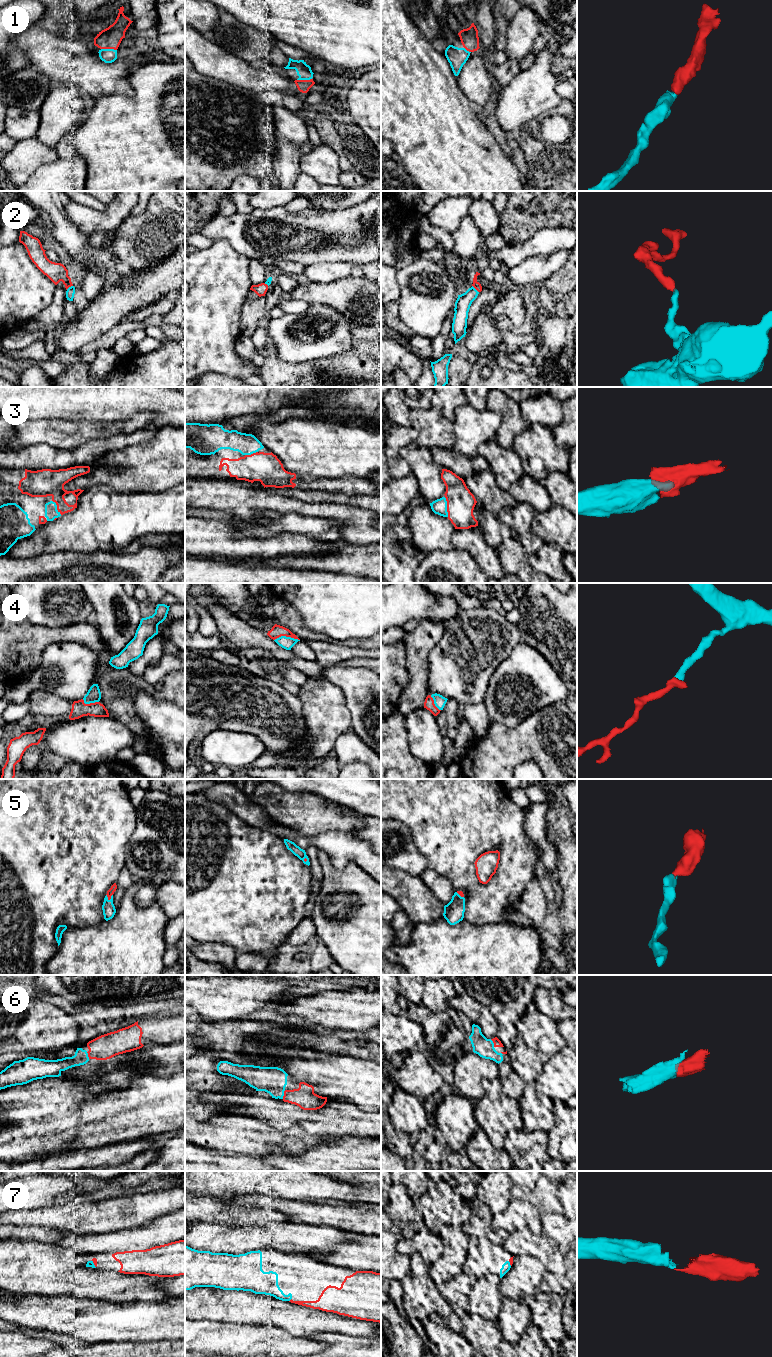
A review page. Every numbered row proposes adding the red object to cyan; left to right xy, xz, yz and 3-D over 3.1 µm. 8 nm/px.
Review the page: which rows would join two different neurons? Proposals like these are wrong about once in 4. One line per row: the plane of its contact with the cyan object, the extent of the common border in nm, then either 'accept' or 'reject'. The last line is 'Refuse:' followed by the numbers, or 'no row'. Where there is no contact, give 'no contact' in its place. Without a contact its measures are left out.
1: xy | 130 nm | accept
2: yz | 80 nm | accept
3: yz | 160 nm | accept
4: xz | 200 nm | accept
5: xy | 70 nm | accept
6: xz | 80 nm | accept
7: xz | 40 nm | accept
Refuse: no row

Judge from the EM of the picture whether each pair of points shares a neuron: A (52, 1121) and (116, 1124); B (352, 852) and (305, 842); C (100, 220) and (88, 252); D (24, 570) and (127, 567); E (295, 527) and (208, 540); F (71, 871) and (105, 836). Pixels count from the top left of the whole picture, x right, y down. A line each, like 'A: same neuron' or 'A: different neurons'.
A: same neuron
B: same neuron
C: different neurons
D: same neuron
E: different neurons
F: same neuron

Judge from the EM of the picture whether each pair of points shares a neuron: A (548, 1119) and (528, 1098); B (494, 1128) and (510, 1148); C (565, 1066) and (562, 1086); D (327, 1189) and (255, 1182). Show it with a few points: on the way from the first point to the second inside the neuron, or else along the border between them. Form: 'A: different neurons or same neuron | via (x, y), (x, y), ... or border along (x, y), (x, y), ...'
A: same neuron | via (543, 1114), (532, 1103)
B: different neurons | border along (507, 1133), (502, 1148)
C: same neuron | via (565, 1071), (562, 1081)
D: same neuron | via (309, 1185), (301, 1182), (273, 1182)

